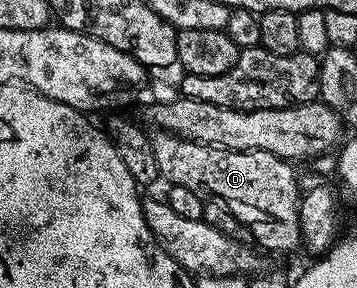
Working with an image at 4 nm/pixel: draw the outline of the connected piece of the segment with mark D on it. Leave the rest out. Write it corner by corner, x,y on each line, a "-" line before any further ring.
156,130
151,139
160,178
166,180
168,186
190,188
190,192
198,192
205,200
221,202
226,208
230,208
230,212
234,212
234,216
252,230
252,242
261,251
301,249
299,205
302,186
296,183
296,174
292,171
293,163
289,159
261,150
223,150
220,146
188,142
176,134
166,133
165,130

